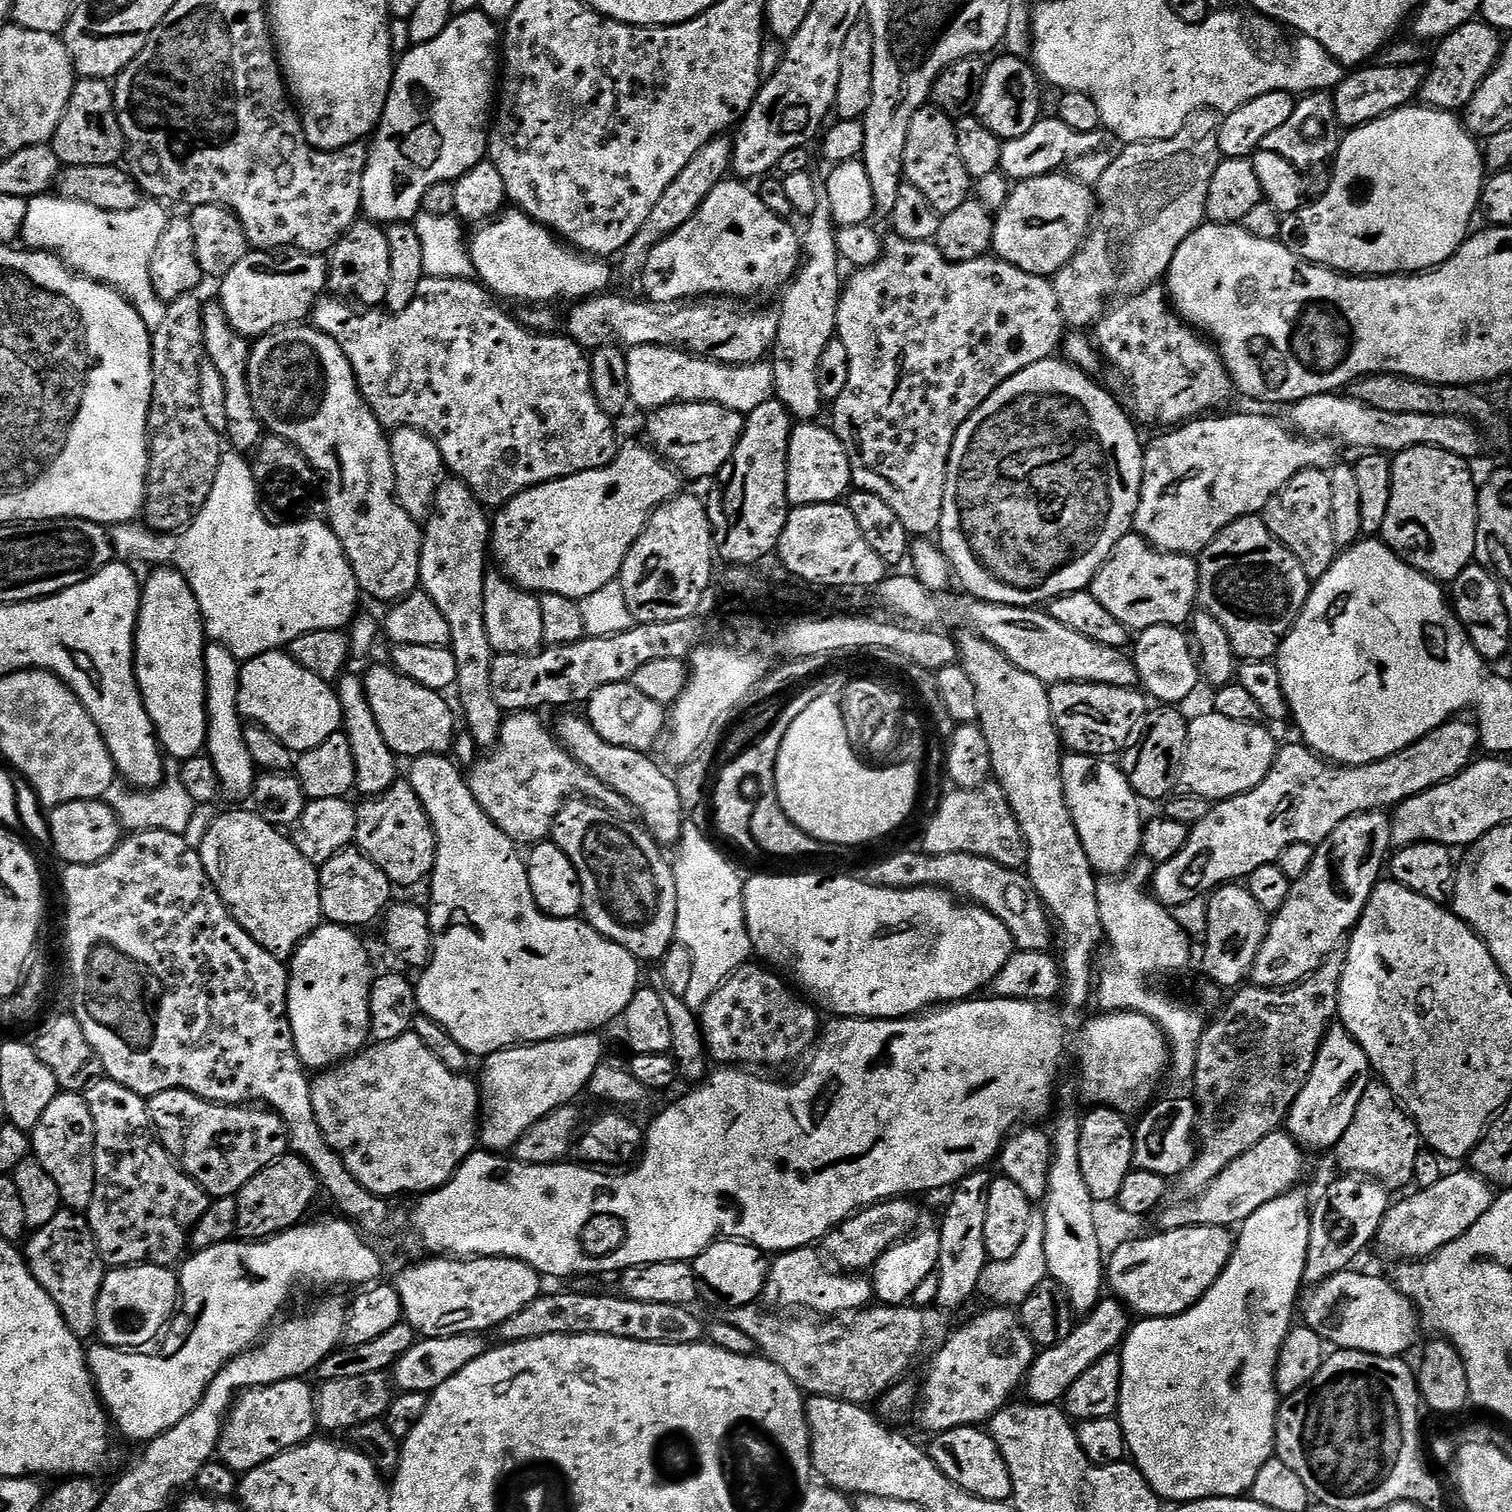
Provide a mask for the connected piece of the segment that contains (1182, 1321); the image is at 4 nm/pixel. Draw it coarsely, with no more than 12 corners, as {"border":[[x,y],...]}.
{"border":[[1310,1196],[1239,1225],[1210,1290],[1140,1318],[1118,1419],[1161,1501],[1273,1459]]}

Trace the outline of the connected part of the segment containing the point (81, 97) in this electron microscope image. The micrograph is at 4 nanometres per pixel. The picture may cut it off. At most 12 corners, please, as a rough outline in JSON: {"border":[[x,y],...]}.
{"border":[[77,79],[50,141],[64,166],[119,165],[114,88]]}

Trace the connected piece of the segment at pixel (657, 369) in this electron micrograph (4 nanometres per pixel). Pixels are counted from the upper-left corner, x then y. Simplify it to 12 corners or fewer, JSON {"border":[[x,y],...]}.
{"border":[[657,344],[626,355],[632,404],[773,399],[768,362],[719,364]]}

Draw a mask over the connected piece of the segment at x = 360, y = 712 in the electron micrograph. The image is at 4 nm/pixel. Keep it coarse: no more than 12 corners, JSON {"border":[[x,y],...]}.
{"border":[[359,675],[335,685],[354,754],[355,791],[381,796],[398,779]]}

